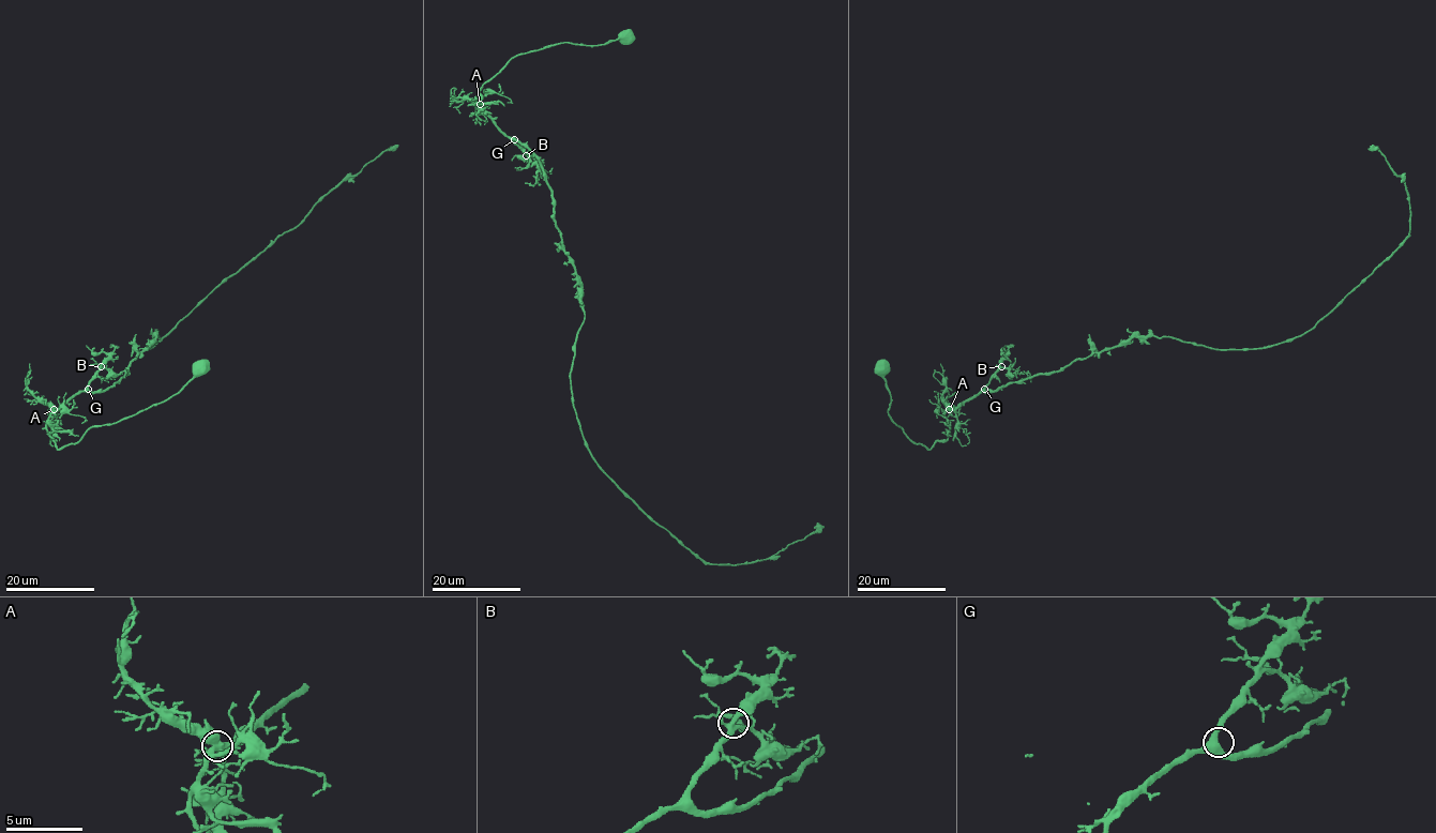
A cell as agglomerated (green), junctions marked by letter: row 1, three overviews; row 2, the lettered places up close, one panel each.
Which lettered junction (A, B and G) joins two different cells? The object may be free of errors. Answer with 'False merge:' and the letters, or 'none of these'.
False merge: none of these

